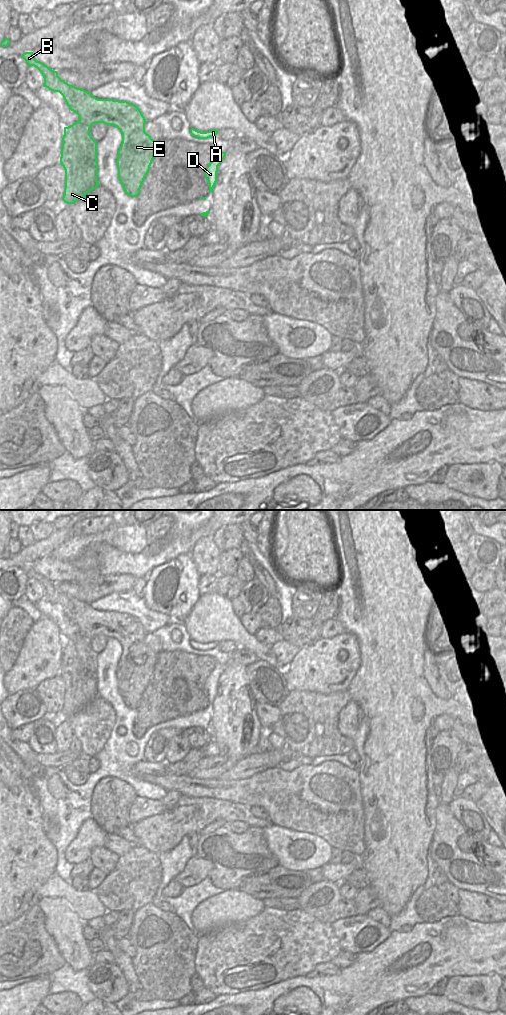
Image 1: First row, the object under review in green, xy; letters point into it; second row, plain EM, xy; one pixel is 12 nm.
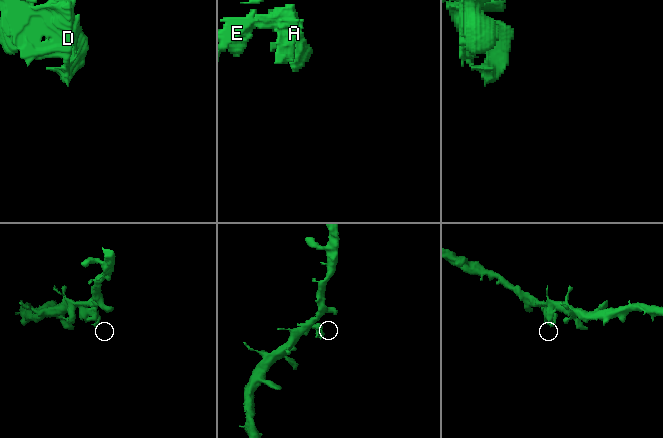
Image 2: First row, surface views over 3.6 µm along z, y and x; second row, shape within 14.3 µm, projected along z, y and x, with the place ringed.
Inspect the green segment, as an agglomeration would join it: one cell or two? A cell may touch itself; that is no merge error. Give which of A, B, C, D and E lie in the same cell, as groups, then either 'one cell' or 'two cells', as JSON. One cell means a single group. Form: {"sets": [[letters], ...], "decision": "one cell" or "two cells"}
{"sets": [["A", "B", "C", "D", "E"]], "decision": "one cell"}

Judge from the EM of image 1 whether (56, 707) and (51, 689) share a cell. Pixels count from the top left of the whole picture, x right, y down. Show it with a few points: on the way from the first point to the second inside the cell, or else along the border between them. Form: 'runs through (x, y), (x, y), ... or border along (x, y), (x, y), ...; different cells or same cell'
runs through (54, 703), (52, 693); same cell

